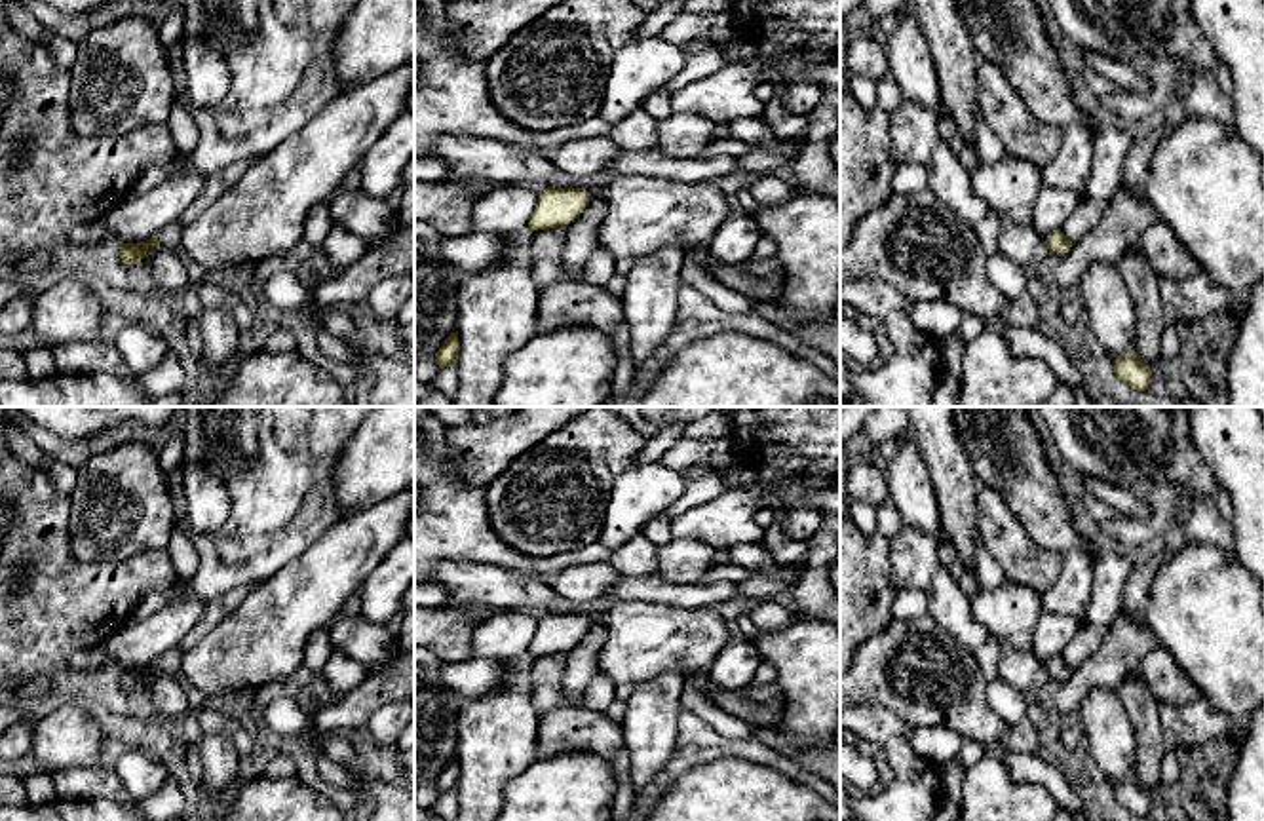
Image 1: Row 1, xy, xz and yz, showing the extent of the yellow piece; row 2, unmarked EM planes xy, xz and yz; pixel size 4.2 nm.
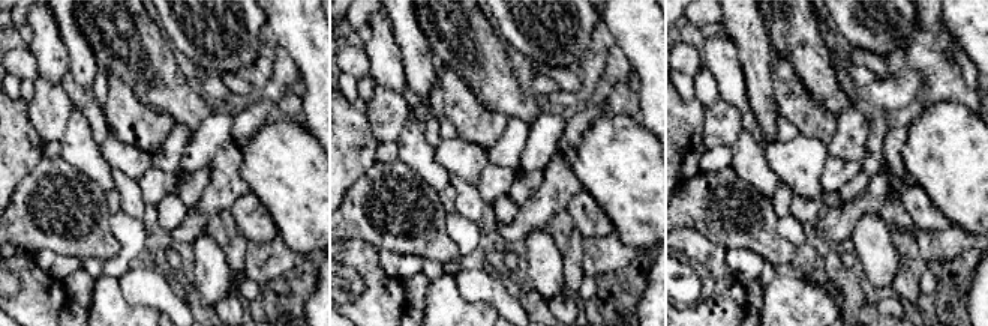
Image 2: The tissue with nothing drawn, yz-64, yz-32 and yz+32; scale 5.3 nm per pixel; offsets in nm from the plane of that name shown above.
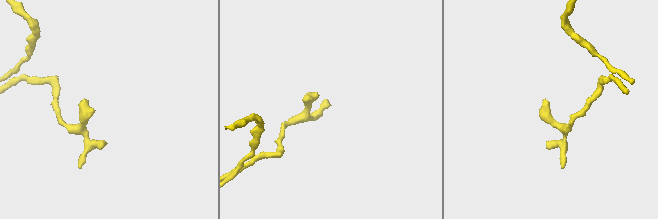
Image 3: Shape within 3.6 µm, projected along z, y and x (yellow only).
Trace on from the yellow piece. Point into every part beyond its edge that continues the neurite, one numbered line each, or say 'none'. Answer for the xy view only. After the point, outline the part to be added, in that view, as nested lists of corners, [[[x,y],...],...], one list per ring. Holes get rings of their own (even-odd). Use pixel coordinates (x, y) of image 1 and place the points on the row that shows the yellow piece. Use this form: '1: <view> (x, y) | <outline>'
1: xy (170, 236) | [[[175,220],[175,222],[163,226],[163,228],[156,234],[156,238],[158,238],[158,241],[160,241],[160,247],[163,247],[163,249],[177,249],[179,243],[181,243],[181,238],[182,238],[182,230],[184,230],[184,226],[182,226],[179,220]]]

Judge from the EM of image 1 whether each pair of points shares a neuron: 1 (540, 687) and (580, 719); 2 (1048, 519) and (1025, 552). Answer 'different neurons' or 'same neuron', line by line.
1: different neurons
2: different neurons

